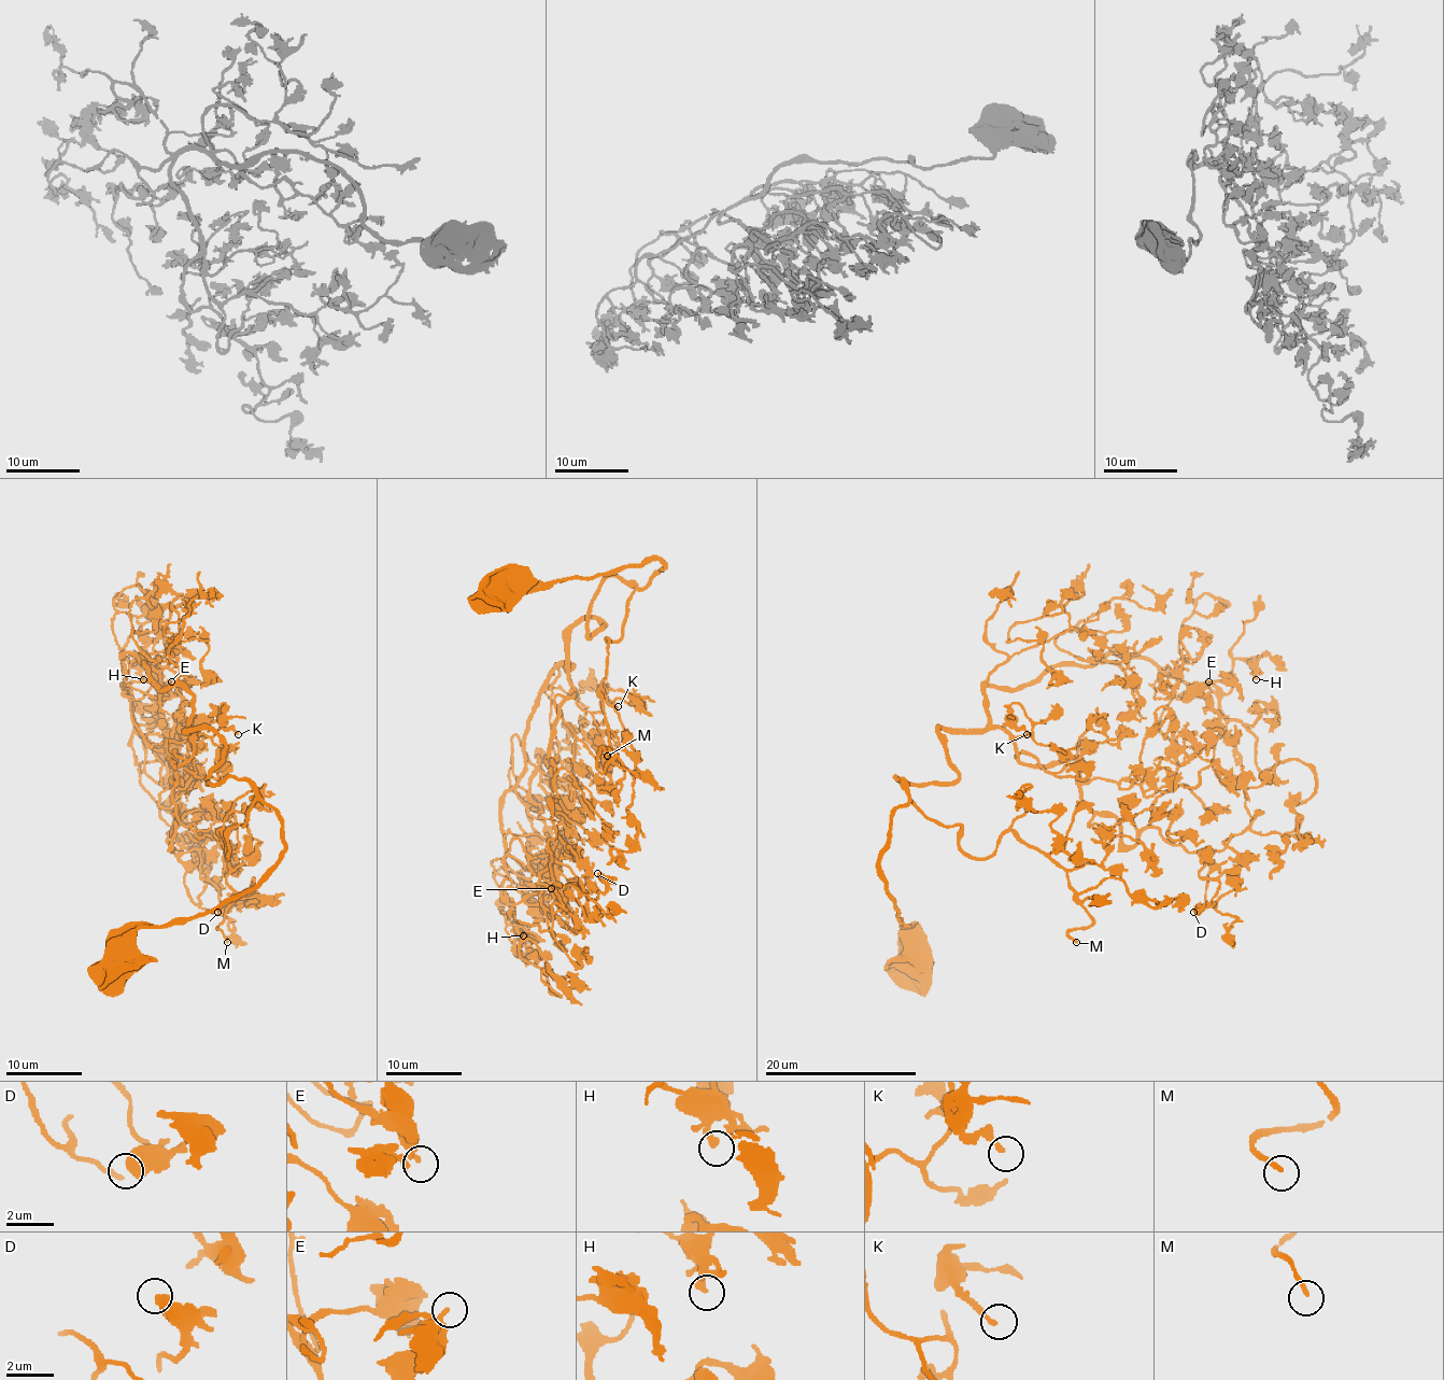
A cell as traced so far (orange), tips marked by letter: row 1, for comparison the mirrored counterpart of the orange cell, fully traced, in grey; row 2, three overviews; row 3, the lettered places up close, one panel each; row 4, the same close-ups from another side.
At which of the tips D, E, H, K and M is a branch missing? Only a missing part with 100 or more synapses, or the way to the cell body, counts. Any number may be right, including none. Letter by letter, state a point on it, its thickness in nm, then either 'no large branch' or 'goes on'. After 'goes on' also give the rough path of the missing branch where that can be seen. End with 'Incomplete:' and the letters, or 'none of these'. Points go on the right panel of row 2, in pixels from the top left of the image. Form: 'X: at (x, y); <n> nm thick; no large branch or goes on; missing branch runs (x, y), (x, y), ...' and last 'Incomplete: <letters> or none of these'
D: at (1193, 912); 550 nm thick; no large branch
E: at (1208, 681); 220 nm thick; no large branch
H: at (1256, 679); 280 nm thick; no large branch
K: at (1027, 734); 180 nm thick; no large branch
M: at (1076, 942); 170 nm thick; goes on; missing branch runs (1076, 942), (1110, 942), (1120, 934), (1148, 934), (1171, 929), (1186, 941), (1186, 952), (1171, 967), (1178, 973)
Incomplete: M

